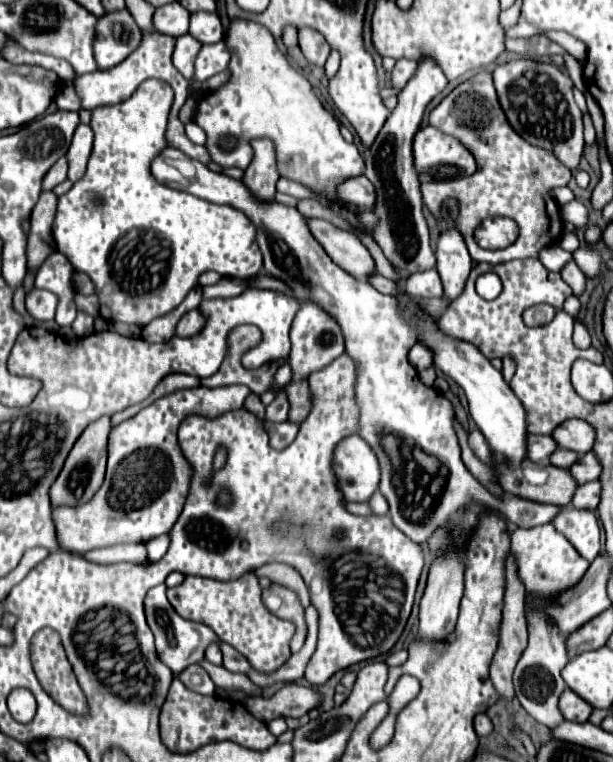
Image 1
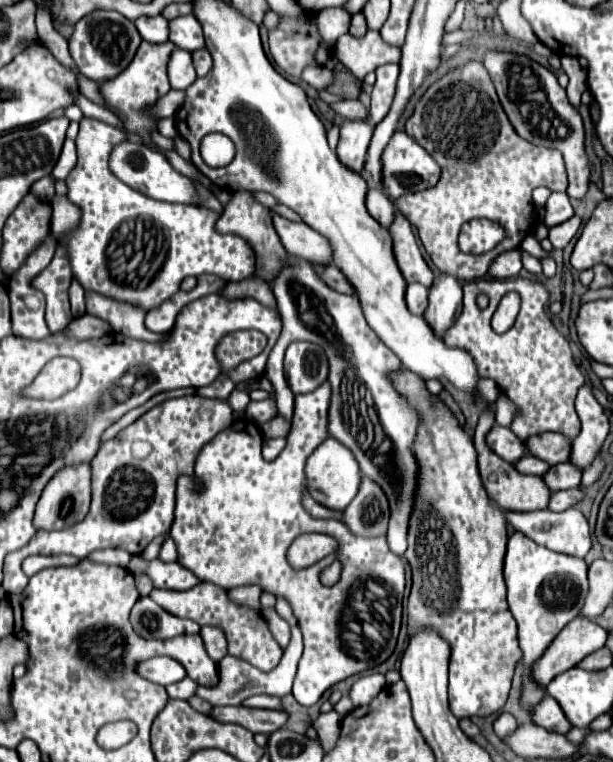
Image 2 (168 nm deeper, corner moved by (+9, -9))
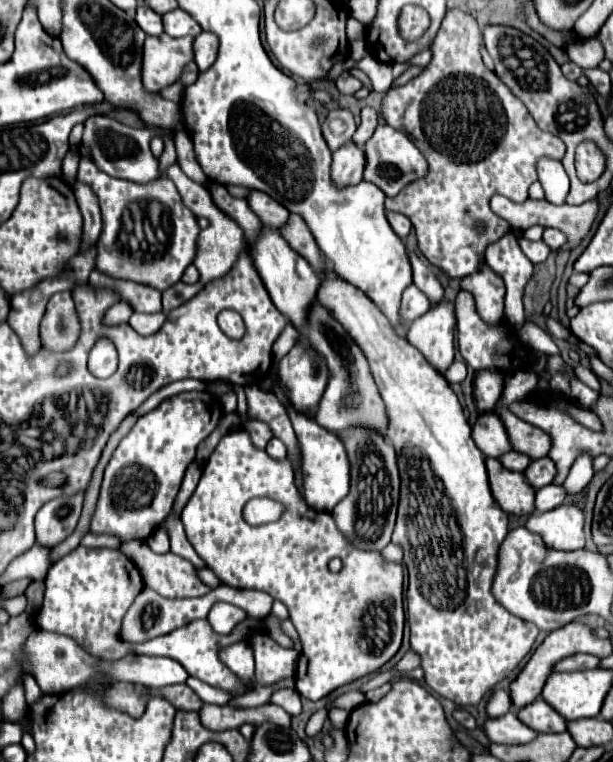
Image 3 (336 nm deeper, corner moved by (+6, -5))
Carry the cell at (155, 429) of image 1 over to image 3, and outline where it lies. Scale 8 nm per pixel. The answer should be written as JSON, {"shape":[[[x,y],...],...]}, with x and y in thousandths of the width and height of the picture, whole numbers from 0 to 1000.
{"shape":[[[307,513],[307,516],[284,518],[271,526],[264,526],[245,542],[232,545],[222,552],[222,558],[212,563],[212,568],[196,579],[196,584],[183,594],[183,602],[173,610],[157,673],[153,673],[150,686],[147,686],[147,697],[153,697],[153,699],[186,699],[186,702],[196,702],[199,710],[206,710],[206,707],[228,707],[228,710],[241,707],[241,702],[248,697],[254,697],[258,689],[264,686],[264,681],[271,681],[271,676],[277,673],[281,660],[284,660],[290,642],[297,636],[303,613],[320,600],[323,581],[333,579],[352,563],[359,547],[362,547],[362,539],[359,539],[356,521],[339,516],[339,513]]]}

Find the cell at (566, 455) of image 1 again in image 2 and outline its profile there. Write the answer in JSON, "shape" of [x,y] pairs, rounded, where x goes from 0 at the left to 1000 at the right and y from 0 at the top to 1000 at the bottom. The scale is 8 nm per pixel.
{"shape":[[[860,597],[860,602],[853,602],[853,608],[847,608],[847,613],[840,613],[843,618],[853,618],[856,623],[879,623],[886,626],[896,618],[896,608],[889,608],[886,602],[873,600],[873,597]]]}

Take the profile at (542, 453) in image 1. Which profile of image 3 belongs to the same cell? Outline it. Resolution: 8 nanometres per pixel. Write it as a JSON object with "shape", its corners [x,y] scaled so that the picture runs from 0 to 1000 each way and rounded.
{"shape":[[[793,542],[777,550],[777,555],[770,558],[770,576],[793,600],[816,600],[835,589],[829,568],[806,542]]]}

